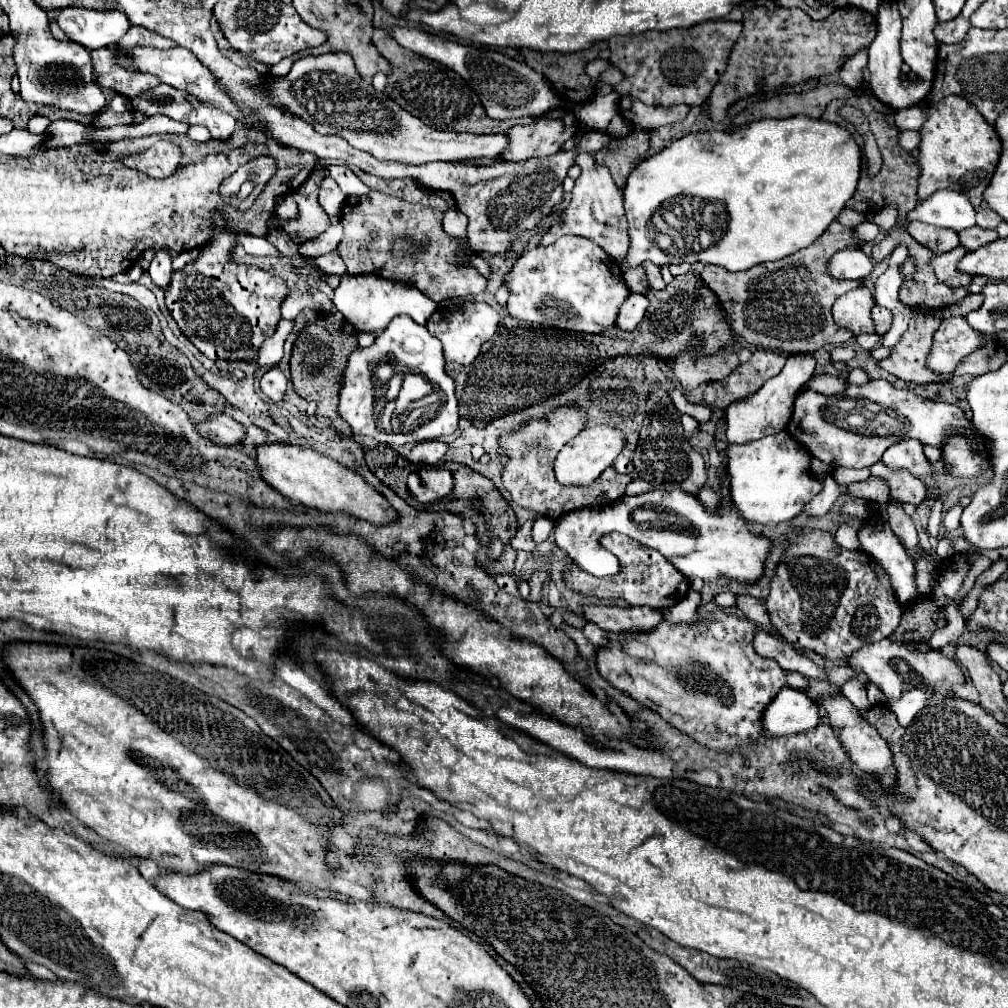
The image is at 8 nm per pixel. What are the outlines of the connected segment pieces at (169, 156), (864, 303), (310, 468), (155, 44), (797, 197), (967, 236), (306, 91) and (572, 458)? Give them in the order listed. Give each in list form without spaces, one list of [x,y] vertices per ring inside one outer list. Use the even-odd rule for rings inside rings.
[[[172,142],[154,144],[147,151],[141,154],[127,155],[124,164],[130,168],[138,168],[148,176],[154,178],[166,178],[170,176],[180,162],[180,150]]]
[[[858,288],[854,292],[842,294],[834,306],[832,316],[838,326],[844,326],[858,334],[874,334],[874,320],[872,320],[872,308],[874,298],[868,288]]]
[[[268,442],[258,446],[256,460],[262,478],[300,506],[316,508],[324,512],[350,514],[352,518],[366,520],[374,526],[386,526],[398,520],[398,512],[390,506],[390,502],[382,494],[378,494],[378,490],[372,490],[372,486],[358,472],[344,468],[336,460],[326,458],[310,448],[296,446],[296,444]]]
[[[130,26],[126,36],[122,36],[118,40],[118,46],[122,46],[122,48],[152,46],[152,48],[160,48],[160,50],[170,50],[170,48],[176,48],[176,42],[172,42],[172,40],[168,40],[156,32],[150,32],[142,26]]]
[[[802,114],[784,120],[750,122],[730,132],[712,130],[688,134],[666,146],[662,152],[648,156],[628,176],[623,190],[623,204],[630,248],[622,264],[636,268],[644,260],[658,266],[672,262],[704,262],[738,272],[768,260],[780,260],[810,246],[820,234],[824,234],[824,230],[838,218],[846,202],[852,198],[860,172],[860,148],[844,126]],[[656,210],[664,222],[664,228],[658,228],[654,222]],[[666,230],[672,230],[672,246],[668,250],[660,250],[656,244],[656,232]],[[684,234],[688,234],[688,256],[674,256],[674,252],[682,246],[680,236]]]
[[[972,226],[968,230],[962,230],[958,232],[960,236],[960,244],[968,250],[978,250],[980,246],[988,244],[988,242],[994,242],[998,238],[998,232],[996,230],[984,230],[980,226]]]
[[[328,52],[320,56],[304,56],[300,58],[288,76],[266,78],[266,98],[274,102],[282,112],[292,114],[296,118],[302,118],[308,122],[318,134],[336,134],[348,140],[354,148],[370,152],[376,158],[382,160],[396,160],[404,164],[428,164],[428,162],[438,162],[438,160],[476,160],[476,158],[500,158],[500,154],[508,146],[508,136],[506,134],[492,134],[492,136],[474,136],[474,134],[460,134],[460,132],[446,132],[446,130],[436,130],[426,126],[420,118],[408,114],[402,110],[394,100],[390,100],[386,94],[378,94],[372,88],[370,78],[362,78],[356,68],[352,66],[352,58],[344,52]]]
[[[598,424],[598,426],[586,426],[578,436],[574,436],[564,448],[558,452],[558,458],[554,462],[556,478],[562,484],[590,484],[594,478],[598,478],[608,466],[614,464],[618,454],[626,446],[626,434],[608,424]]]

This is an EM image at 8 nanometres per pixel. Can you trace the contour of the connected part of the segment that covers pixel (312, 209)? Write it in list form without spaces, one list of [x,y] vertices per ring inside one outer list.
[[[312,174],[308,180],[294,192],[294,198],[298,202],[298,218],[282,220],[276,218],[282,230],[294,240],[294,242],[308,242],[316,236],[320,236],[328,226],[330,218],[318,204],[318,186],[322,182],[322,176]]]

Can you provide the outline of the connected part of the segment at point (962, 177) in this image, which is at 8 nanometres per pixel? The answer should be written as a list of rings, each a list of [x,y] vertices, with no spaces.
[[[950,96],[938,102],[938,106],[926,106],[926,102],[920,102],[920,106],[926,110],[928,120],[922,126],[922,142],[920,142],[920,154],[918,164],[922,168],[918,178],[918,198],[926,200],[938,190],[956,190],[964,192],[972,206],[978,208],[984,200],[984,190],[988,188],[996,164],[1002,152],[1000,136],[996,134],[994,126],[986,122],[986,118],[978,112],[976,106],[970,106],[960,96]]]

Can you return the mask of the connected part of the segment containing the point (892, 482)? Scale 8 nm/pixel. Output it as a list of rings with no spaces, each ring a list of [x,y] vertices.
[[[876,462],[874,466],[870,466],[870,472],[872,476],[886,480],[886,484],[890,486],[890,494],[900,502],[910,502],[914,506],[924,502],[926,486],[918,482],[918,478],[910,476],[908,470],[890,470],[884,462]]]

